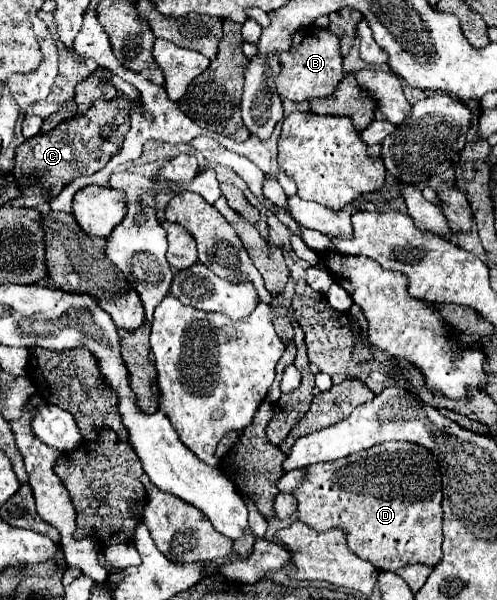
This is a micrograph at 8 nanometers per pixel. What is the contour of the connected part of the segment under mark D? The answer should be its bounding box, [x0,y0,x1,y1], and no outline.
[293,441,443,571]

